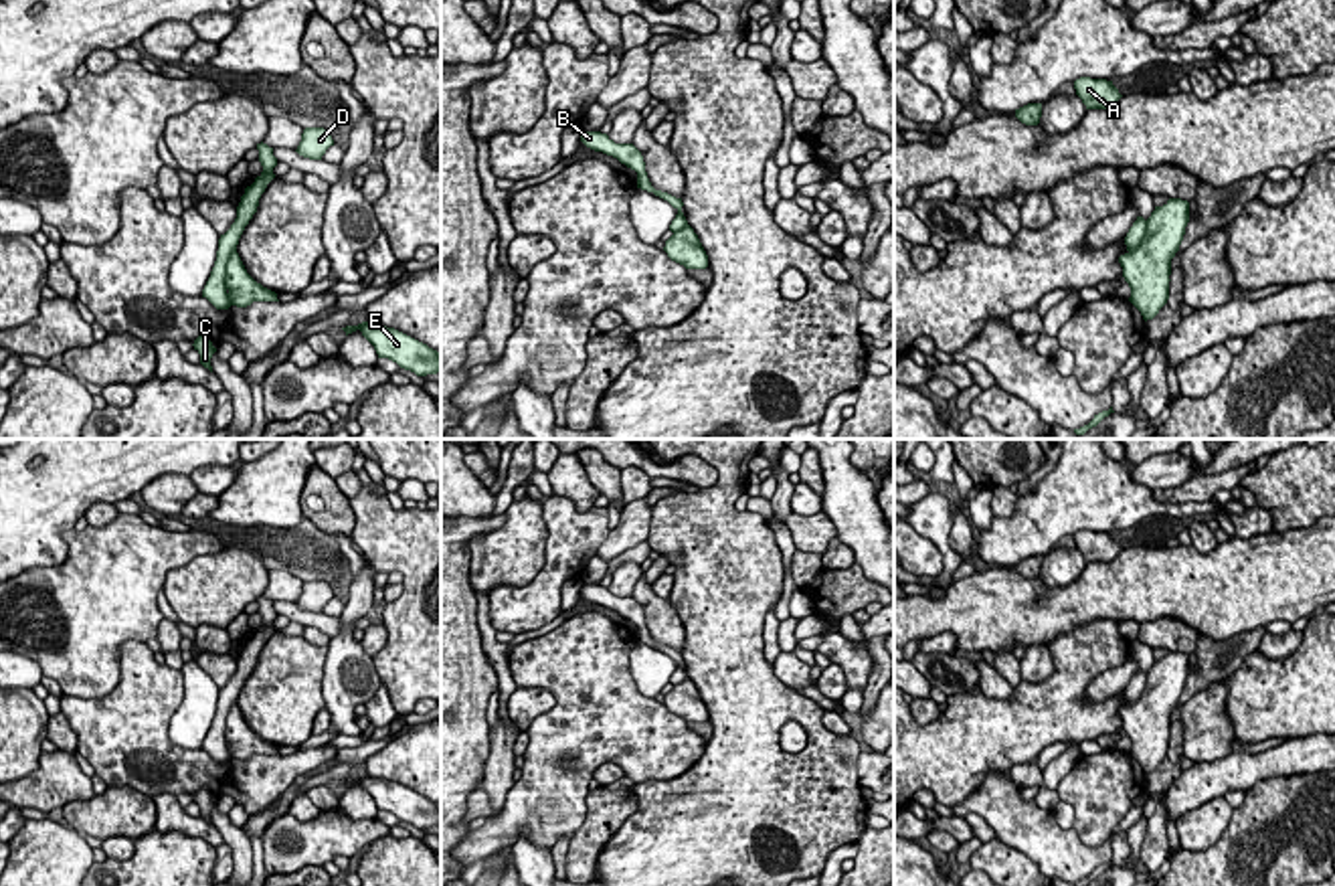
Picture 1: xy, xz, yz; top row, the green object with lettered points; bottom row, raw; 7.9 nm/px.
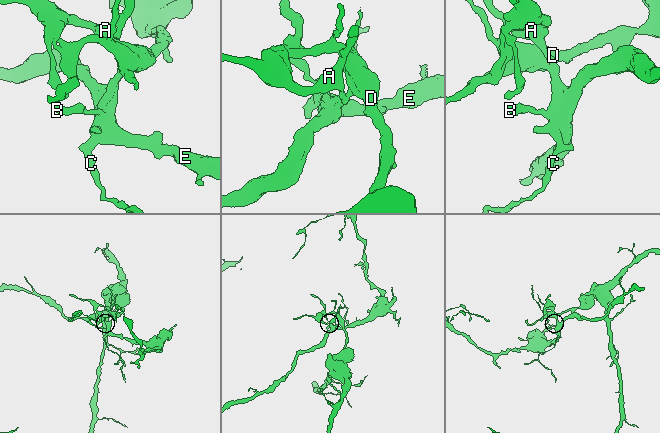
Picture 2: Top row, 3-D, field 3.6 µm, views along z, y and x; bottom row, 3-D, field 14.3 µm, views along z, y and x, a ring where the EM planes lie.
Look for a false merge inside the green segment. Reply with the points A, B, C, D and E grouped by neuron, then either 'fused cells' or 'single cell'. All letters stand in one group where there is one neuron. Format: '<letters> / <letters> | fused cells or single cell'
A C D / B E | fused cells

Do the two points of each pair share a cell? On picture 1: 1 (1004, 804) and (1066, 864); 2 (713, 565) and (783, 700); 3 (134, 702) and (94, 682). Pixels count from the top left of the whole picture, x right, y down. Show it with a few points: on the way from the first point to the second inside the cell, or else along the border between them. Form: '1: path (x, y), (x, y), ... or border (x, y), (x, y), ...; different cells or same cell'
1: path (1020, 820), (1050, 848); same cell
2: path (723, 599), (725, 646), (749, 670); same cell
3: border (122, 644), (120, 680), (106, 694), (63, 696); different cells

